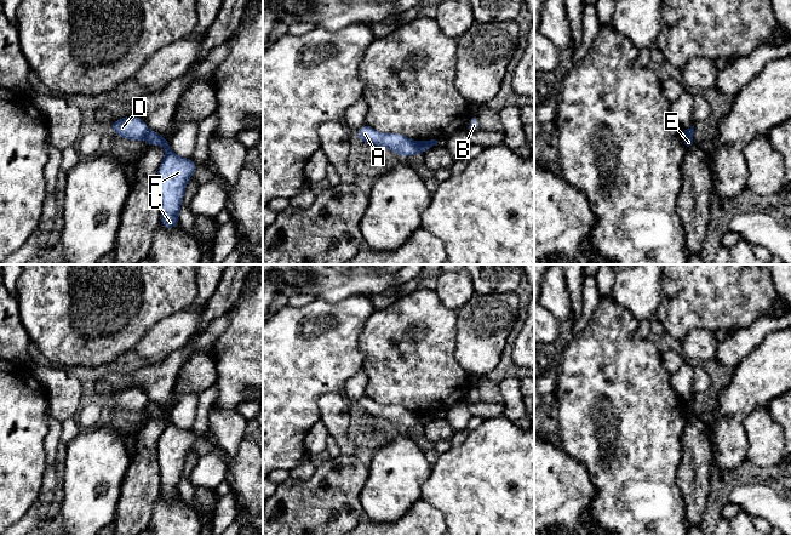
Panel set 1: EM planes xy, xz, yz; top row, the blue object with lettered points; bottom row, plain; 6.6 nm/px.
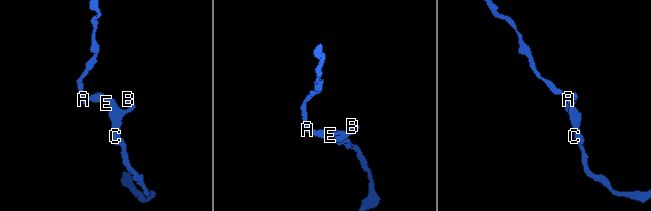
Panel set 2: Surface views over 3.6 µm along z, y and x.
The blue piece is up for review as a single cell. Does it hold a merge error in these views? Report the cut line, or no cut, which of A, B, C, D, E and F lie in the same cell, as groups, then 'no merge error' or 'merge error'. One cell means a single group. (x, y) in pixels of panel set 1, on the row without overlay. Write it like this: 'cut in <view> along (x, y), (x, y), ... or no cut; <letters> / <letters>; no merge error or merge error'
cut in xz along (418, 414), (419, 423); A D / B C E F; merge error

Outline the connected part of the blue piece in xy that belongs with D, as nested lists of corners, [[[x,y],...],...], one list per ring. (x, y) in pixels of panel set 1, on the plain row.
[[[127,388],[113,393],[109,397],[120,410],[126,410],[131,412],[139,412],[147,409],[149,403],[144,392],[138,388]]]

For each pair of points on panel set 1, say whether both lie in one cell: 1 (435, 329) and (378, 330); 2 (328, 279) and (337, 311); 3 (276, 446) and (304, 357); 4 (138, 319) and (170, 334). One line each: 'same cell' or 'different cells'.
1: same cell
2: different cells
3: same cell
4: different cells

